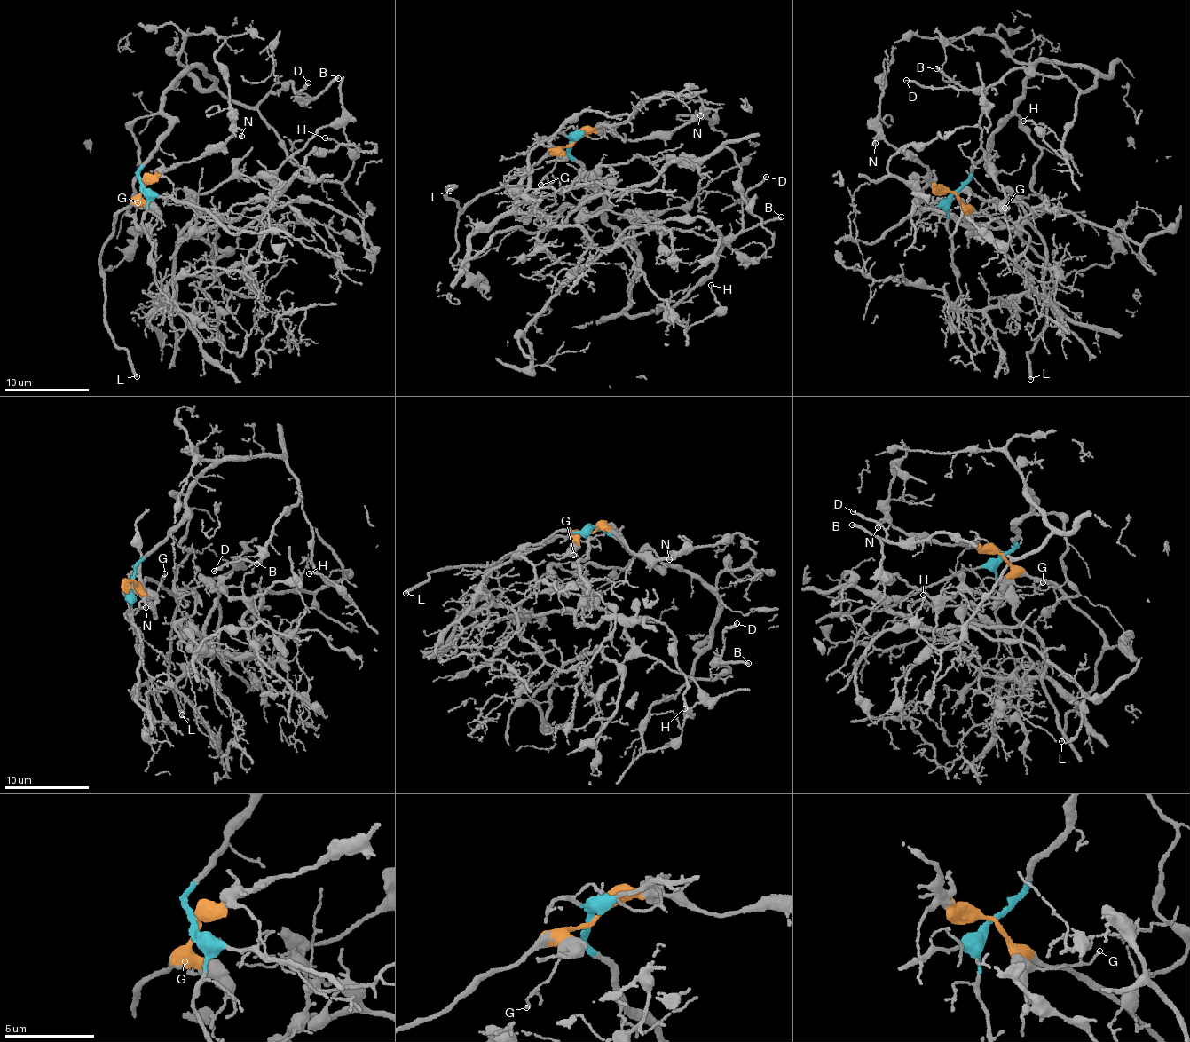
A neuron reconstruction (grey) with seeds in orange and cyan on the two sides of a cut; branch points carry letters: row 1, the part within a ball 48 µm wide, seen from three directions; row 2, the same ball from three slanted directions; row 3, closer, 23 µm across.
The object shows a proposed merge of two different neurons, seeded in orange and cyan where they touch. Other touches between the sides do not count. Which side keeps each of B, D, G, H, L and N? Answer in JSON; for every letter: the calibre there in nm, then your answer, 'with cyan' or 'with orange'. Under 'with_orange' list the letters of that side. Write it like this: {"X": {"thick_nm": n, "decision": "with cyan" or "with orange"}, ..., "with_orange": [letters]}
{"B": {"thick_nm": 220, "decision": "with cyan"}, "D": {"thick_nm": 130, "decision": "with cyan"}, "G": {"thick_nm": 100, "decision": "with orange"}, "H": {"thick_nm": 90, "decision": "with cyan"}, "L": {"thick_nm": 240, "decision": "with orange"}, "N": {"thick_nm": 130, "decision": "with orange"}, "with_orange": ["G", "L", "N"]}

